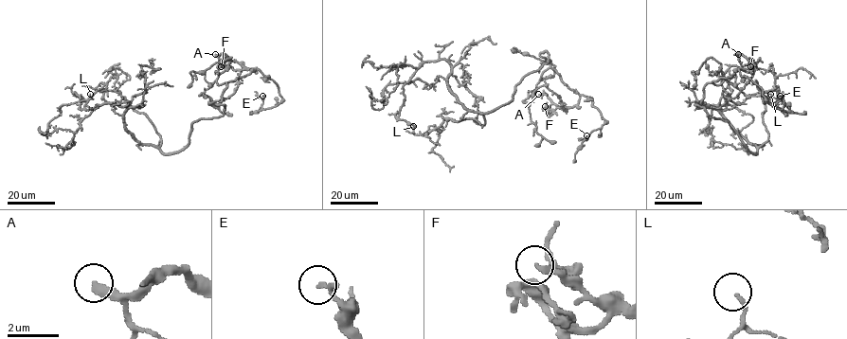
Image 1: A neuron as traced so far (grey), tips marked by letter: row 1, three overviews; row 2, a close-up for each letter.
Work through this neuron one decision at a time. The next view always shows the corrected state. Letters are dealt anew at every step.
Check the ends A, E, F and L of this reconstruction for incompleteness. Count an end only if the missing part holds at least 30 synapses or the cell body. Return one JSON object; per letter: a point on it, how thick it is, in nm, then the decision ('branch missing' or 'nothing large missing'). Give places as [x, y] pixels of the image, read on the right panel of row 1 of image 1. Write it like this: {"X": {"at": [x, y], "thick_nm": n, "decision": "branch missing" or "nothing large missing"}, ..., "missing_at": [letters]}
{"A": {"at": [738, 54], "thick_nm": 240, "decision": "branch missing"}, "E": {"at": [780, 96], "thick_nm": 190, "decision": "nothing large missing"}, "F": {"at": [750, 66], "thick_nm": 190, "decision": "nothing large missing"}, "L": {"at": [770, 94], "thick_nm": 110, "decision": "nothing large missing"}, "missing_at": ["A"]}

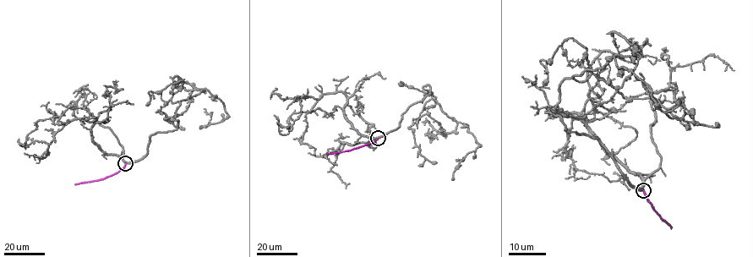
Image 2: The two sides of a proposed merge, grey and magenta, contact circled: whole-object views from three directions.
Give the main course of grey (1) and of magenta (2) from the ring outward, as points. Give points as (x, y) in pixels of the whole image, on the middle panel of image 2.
1: (378, 138), (398, 127), (429, 86), (422, 87), (479, 145), (452, 180)
2: (378, 138), (356, 148), (328, 153)

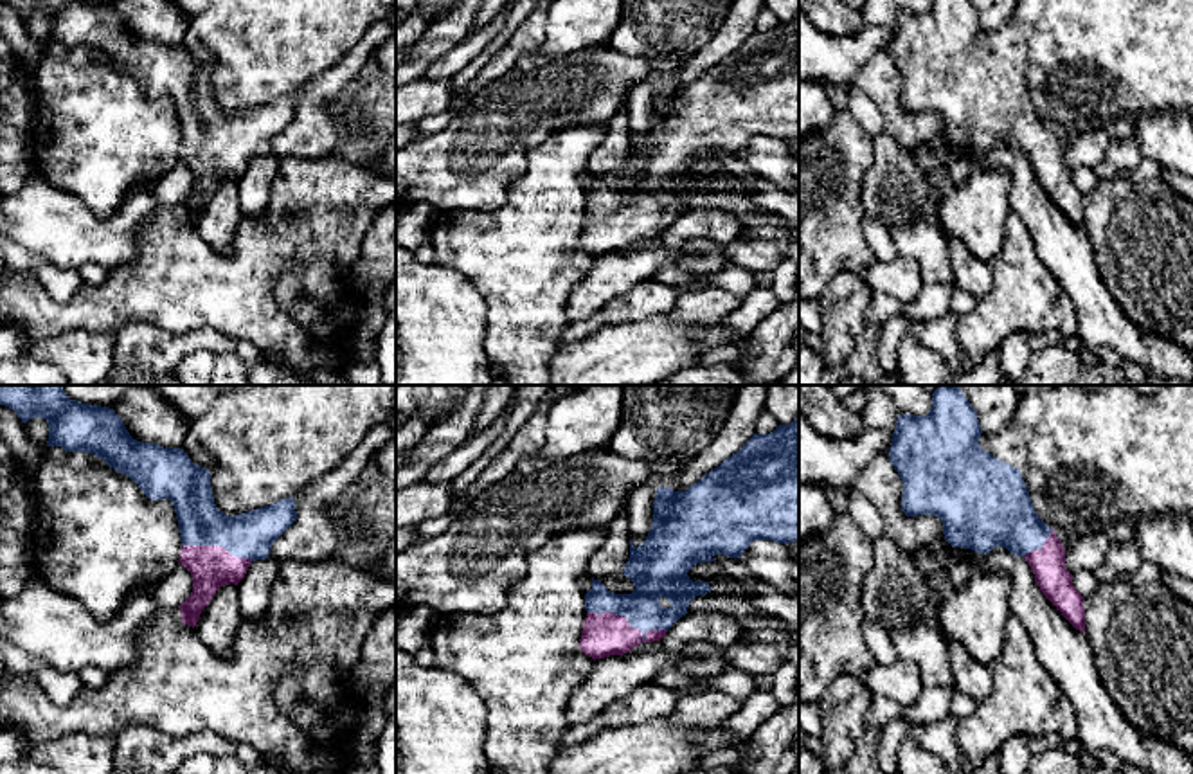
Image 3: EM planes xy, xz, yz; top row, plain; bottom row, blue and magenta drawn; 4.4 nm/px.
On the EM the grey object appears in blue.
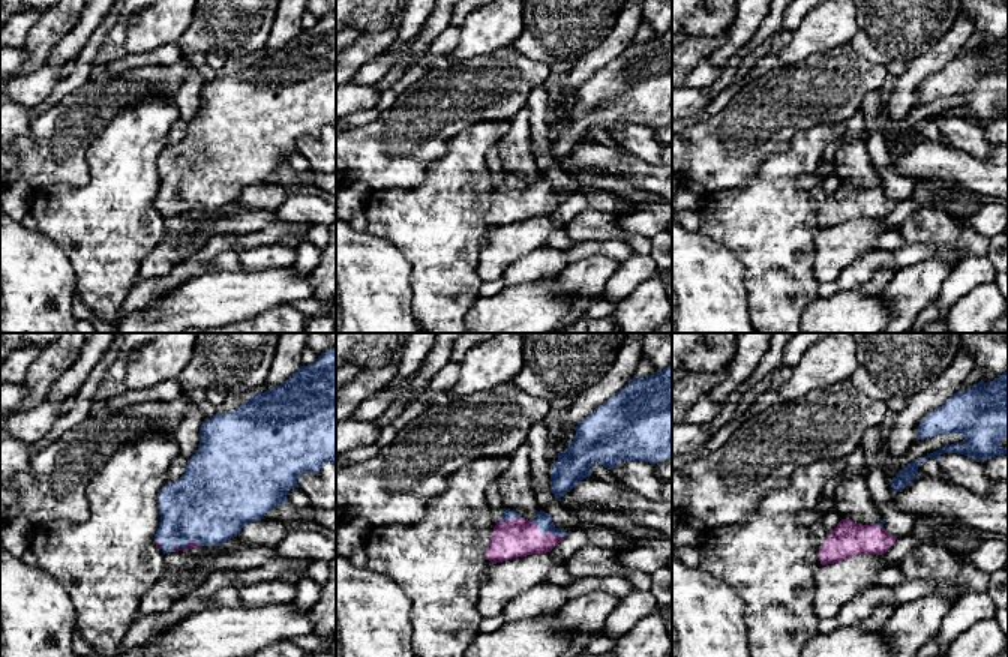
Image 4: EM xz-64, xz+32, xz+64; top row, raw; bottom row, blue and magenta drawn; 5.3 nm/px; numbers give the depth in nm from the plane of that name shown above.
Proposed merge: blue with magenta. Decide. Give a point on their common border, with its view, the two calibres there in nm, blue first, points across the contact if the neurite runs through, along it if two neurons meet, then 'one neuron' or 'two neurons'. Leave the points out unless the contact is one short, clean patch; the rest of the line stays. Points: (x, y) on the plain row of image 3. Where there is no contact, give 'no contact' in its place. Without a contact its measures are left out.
contact xz (628, 218); calibres 220 and 190 nm; way xz (655, 170), (643, 204), (628, 218), (619, 218), (607, 231); one neuron

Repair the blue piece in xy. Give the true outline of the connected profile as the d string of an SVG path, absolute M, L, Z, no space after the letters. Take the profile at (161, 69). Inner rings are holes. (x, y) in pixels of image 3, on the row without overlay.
M0 0L13 5L22 20L43 14L49 20L47 43L61 43L67 49L88 49L106 58L110 65L128 72L151 97L169 95L176 108L182 133L180 157L193 173L193 189L178 203L182 220L196 223L202 207L223 182L238 182L252 158L270 153L274 139L297 115L295 95L281 95L234 113L225 112L214 101L209 67L194 61L182 45L164 45L142 40L130 32L121 14L110 4L88 0Z

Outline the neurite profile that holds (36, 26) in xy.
M32 14L27 20L23 20L25 29L32 40L45 45L49 38L49 20L43 14Z

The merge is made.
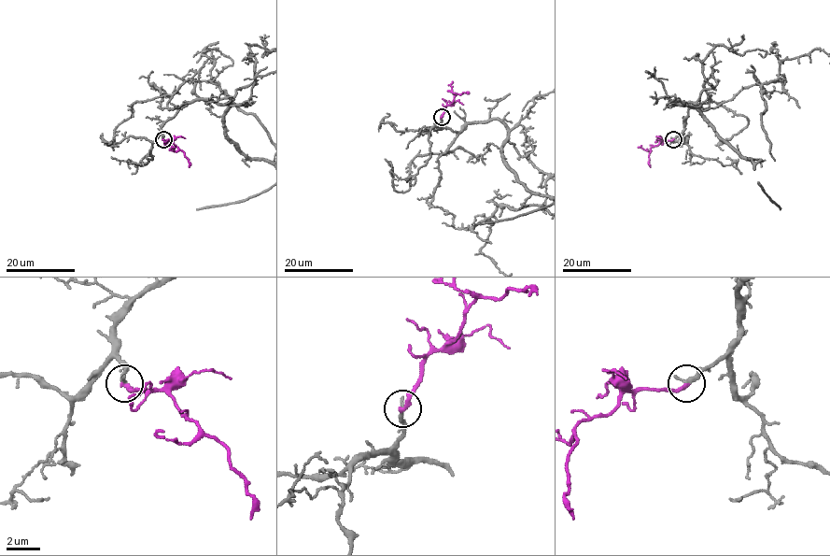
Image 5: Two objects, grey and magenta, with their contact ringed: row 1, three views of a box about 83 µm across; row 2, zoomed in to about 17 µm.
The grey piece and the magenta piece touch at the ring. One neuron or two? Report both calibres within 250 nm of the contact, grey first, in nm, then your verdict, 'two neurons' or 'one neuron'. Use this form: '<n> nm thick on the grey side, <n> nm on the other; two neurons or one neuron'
280 nm thick on the grey side, 280 nm on the other; one neuron

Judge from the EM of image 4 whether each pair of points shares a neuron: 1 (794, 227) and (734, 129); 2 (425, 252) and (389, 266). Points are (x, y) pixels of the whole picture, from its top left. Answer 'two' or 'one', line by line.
1: two
2: two

